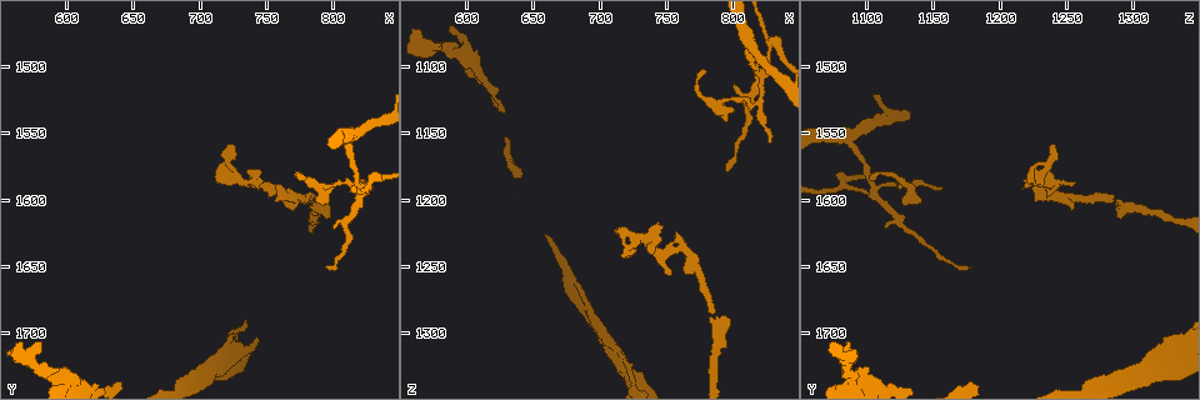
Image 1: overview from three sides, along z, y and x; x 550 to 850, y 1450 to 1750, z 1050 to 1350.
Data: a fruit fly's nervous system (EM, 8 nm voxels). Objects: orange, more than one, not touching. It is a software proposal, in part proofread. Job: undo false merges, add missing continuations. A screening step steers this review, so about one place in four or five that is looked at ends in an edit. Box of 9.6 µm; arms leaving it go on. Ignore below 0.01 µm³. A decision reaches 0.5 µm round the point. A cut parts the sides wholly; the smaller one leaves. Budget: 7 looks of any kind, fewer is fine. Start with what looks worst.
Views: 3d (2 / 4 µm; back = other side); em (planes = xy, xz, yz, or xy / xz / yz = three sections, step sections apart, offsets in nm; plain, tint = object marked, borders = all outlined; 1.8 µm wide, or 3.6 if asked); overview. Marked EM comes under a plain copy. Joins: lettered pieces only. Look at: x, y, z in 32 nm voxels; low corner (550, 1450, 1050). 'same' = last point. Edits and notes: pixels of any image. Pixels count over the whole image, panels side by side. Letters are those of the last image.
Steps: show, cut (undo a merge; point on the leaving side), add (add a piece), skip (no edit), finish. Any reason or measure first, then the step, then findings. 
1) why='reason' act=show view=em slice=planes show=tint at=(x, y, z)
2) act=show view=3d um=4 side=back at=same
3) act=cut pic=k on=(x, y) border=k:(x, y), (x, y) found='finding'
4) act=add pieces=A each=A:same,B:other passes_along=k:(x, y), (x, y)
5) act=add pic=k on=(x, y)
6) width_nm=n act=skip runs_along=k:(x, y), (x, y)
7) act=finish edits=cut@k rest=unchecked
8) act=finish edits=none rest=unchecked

why='four arms meet' act=show view=em um=3.6 slice=planes show=borders at=(822, 1596, 1106)

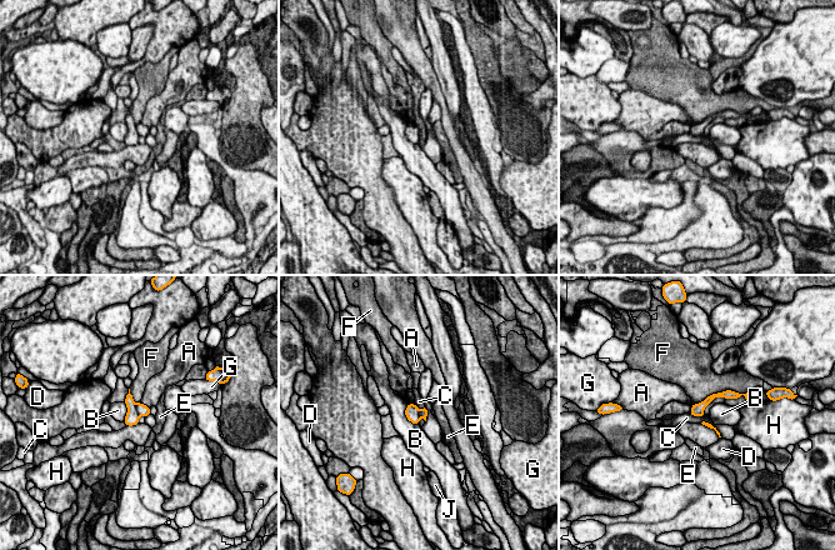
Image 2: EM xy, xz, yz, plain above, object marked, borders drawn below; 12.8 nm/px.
width_nm=160 act=cut pic=2 on=(143, 410) each=A:other,B:other,C:other,D:other,E:other,F:other,G:other,H:other,J:other part_leaving=2:(728, 395), (714, 395), (694, 411) found='two neurons meet here'

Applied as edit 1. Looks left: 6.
why='an open end' act=show view=em slice=xz step=16 show=borders at=(782, 1602, 1284)

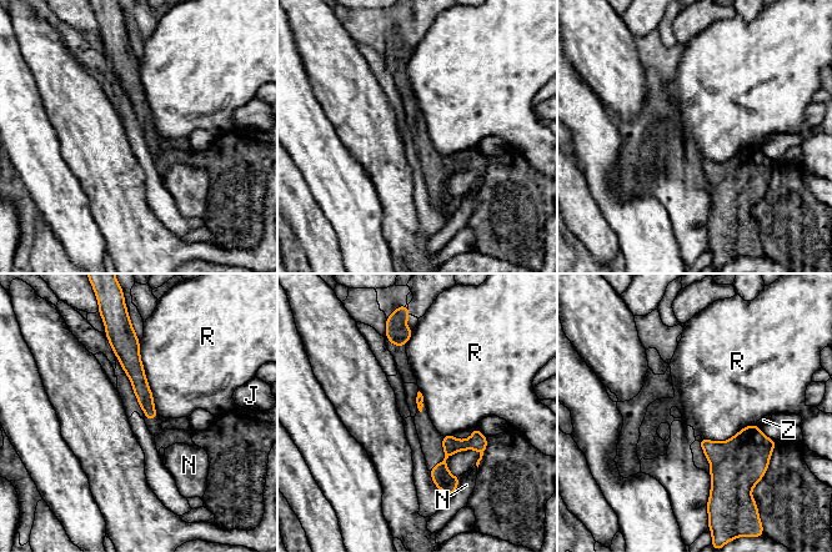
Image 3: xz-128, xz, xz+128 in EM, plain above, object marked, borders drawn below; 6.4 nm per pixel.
act=show view=em slice=planes show=borders at=same

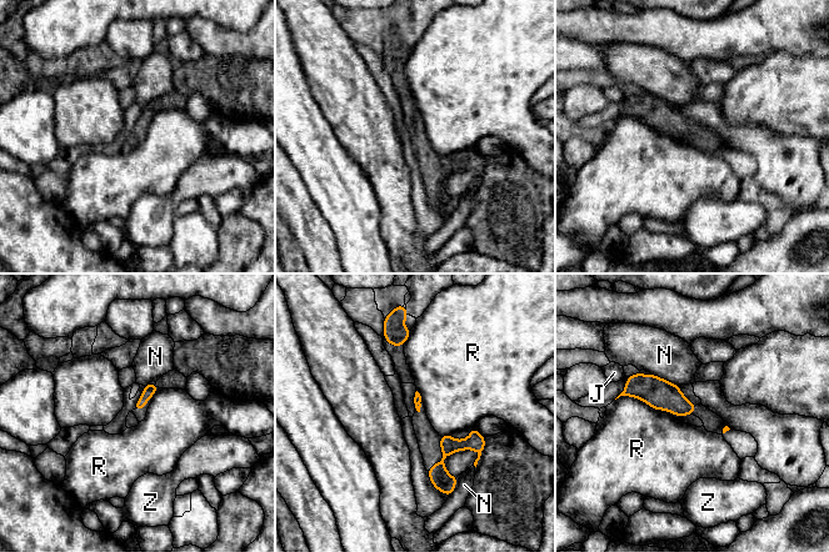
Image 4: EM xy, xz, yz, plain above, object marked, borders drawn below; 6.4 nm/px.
act=skip each=J:other,N:other,R:other,Z:other border=4:(615, 399), (634, 396), (658, 410) found='no lettered piece goes on from it'

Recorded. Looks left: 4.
why='thin end' act=show view=em slice=xz step=8 show=tint at=(720, 1558, 1240)

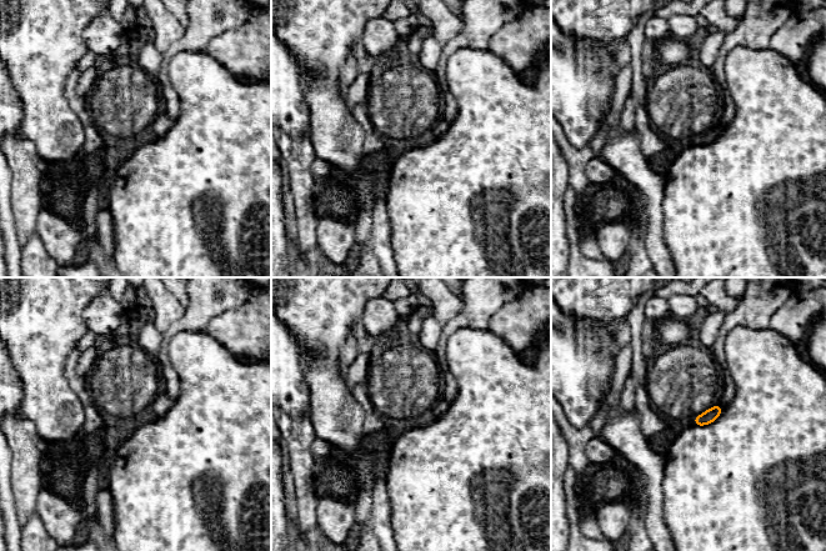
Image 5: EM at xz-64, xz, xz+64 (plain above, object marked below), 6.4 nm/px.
why='what lies round it' act=show view=em slice=xz step=8 show=borders at=same

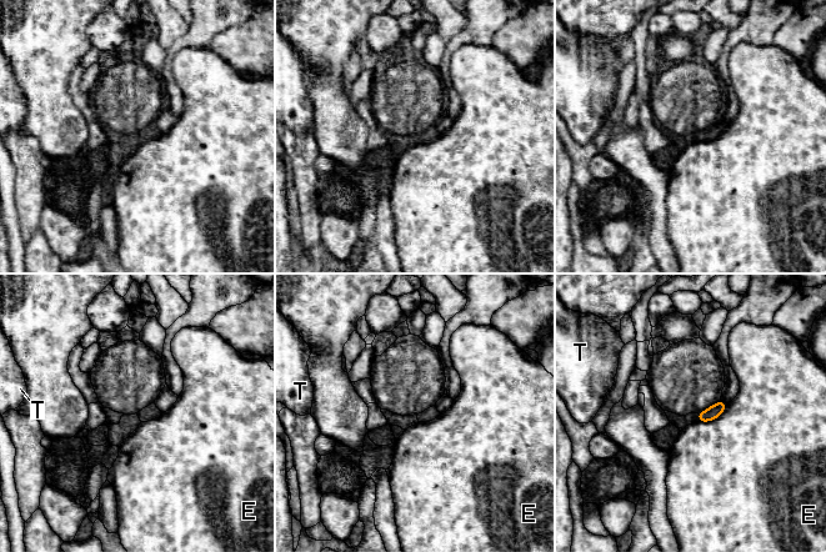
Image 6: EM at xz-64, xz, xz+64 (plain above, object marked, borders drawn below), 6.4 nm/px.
act=skip each=E:other,T:other found='none of them fits'

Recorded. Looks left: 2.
act=finish edits=cut@2 rest=unchecked

